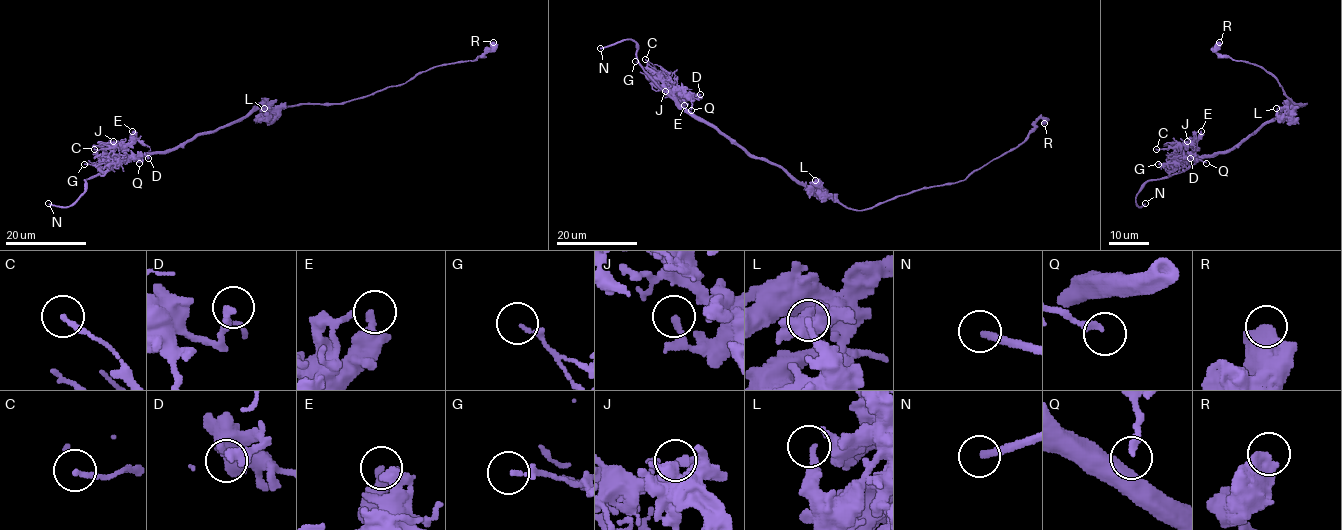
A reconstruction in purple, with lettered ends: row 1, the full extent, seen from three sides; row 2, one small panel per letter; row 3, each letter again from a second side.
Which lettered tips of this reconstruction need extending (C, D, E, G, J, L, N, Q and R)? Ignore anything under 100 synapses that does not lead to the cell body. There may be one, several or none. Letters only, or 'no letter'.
N

